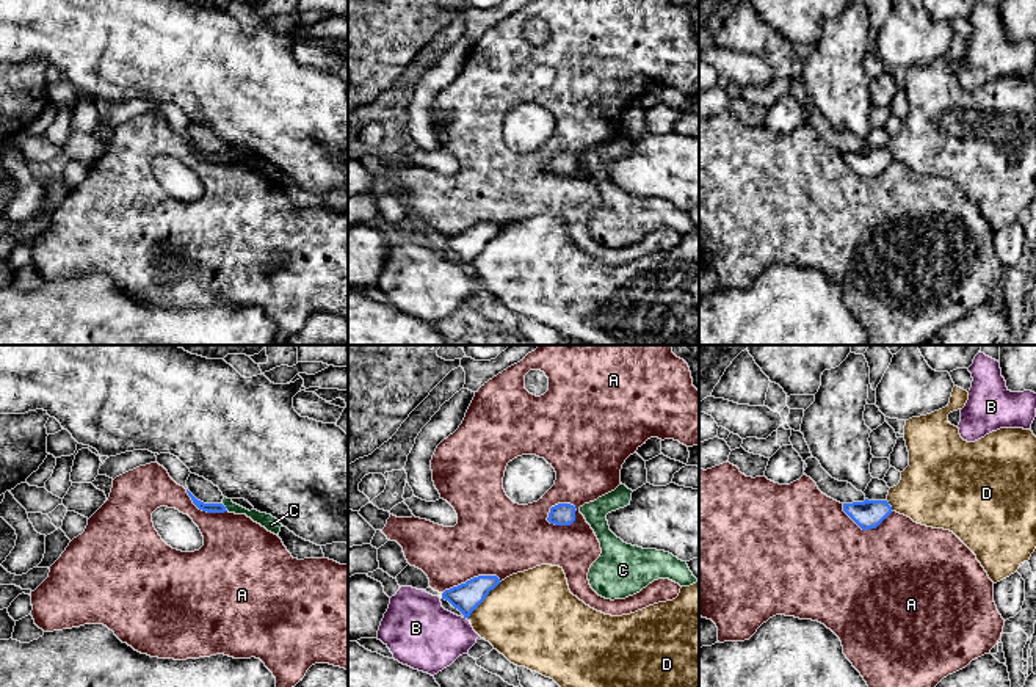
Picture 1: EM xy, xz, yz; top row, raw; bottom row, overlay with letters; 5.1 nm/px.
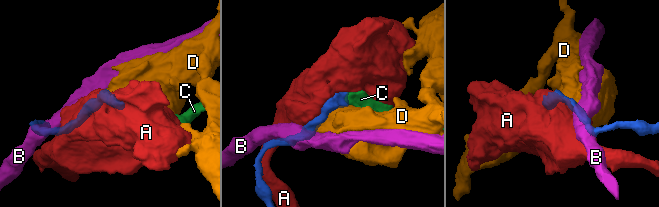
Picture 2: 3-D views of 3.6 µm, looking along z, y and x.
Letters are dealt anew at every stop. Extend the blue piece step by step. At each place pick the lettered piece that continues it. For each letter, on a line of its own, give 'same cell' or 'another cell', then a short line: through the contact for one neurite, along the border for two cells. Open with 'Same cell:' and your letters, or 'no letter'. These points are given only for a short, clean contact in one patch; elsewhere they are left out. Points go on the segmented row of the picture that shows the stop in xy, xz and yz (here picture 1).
Same cell: no letter
A: another cell
B: another cell
C: another cell; line xy (221, 502), (228, 510)
D: another cell

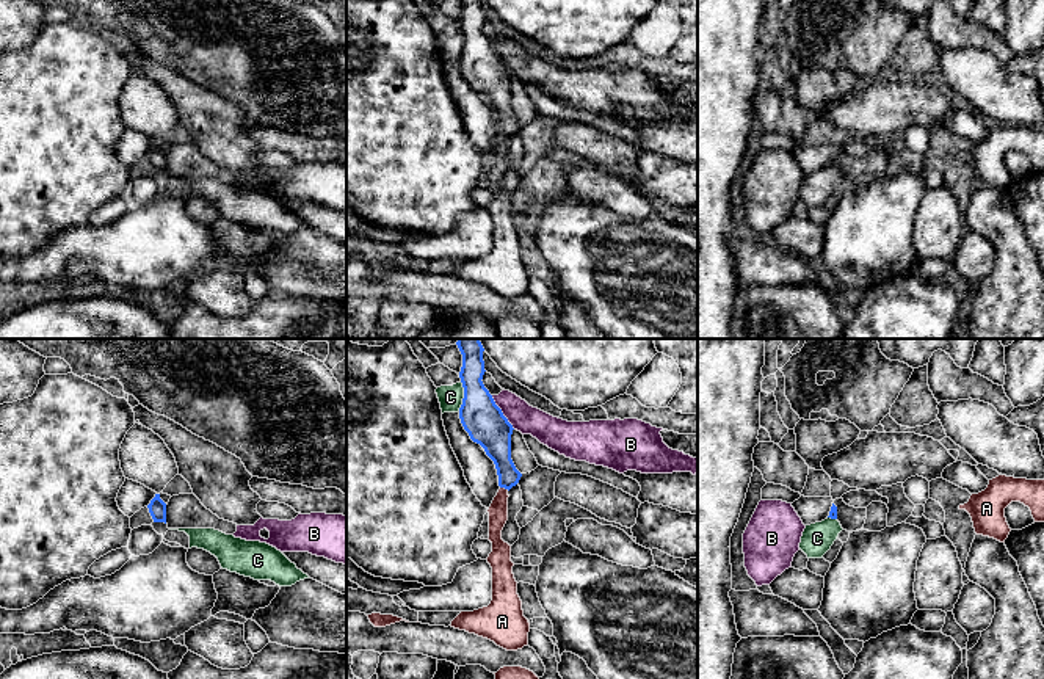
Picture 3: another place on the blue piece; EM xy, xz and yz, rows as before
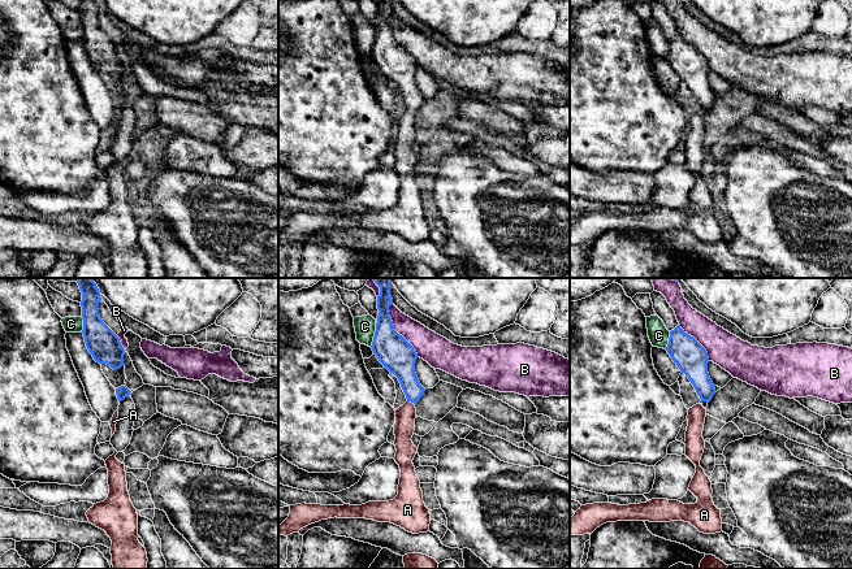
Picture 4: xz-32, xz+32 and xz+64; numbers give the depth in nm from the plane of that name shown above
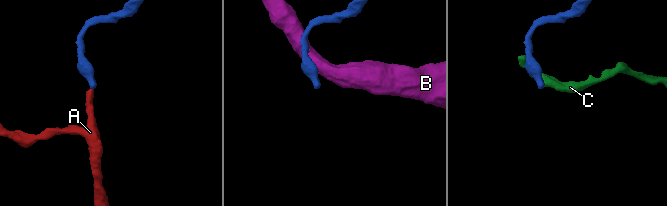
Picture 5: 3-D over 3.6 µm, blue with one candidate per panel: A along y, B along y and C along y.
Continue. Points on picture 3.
Same cell: A
A: same cell; line xz (496, 441), (505, 466), (505, 488), (497, 511)
B: another cell
C: another cell

